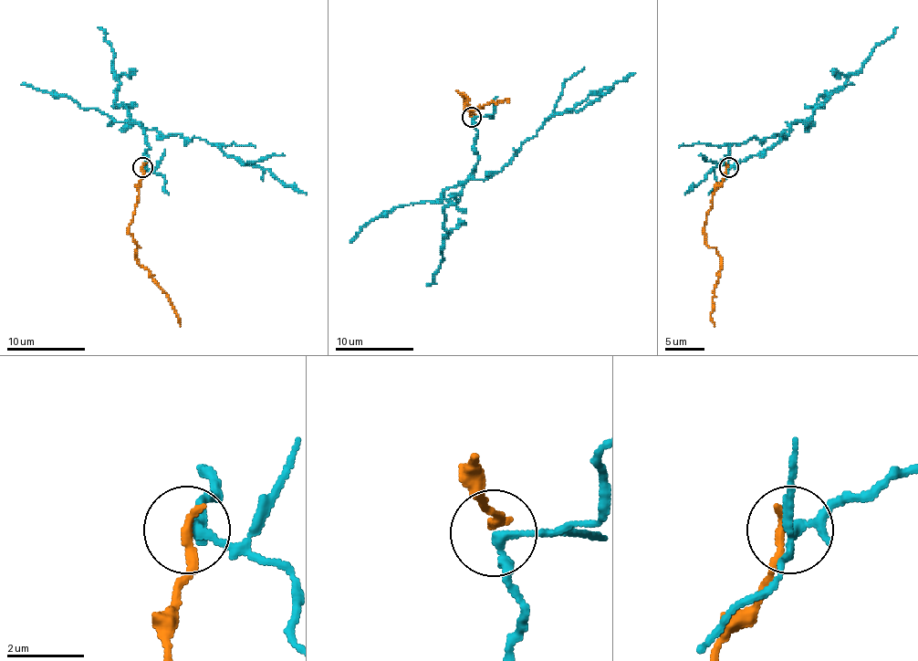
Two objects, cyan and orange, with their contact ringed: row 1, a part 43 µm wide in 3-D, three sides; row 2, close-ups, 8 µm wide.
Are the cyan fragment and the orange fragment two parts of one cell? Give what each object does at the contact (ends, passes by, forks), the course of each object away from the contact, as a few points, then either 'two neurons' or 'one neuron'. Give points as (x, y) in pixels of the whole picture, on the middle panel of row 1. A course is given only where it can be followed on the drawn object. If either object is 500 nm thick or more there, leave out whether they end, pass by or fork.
cyan forks; orange ends; course cyan (472, 116), (477, 131), (474, 177), (485, 179), (497, 173), (545, 122), (560, 112), (584, 109), (635, 73); course orange (472, 116), (465, 100), (458, 92), (468, 99), (465, 104), (470, 110), (505, 99), (509, 102); two neurons

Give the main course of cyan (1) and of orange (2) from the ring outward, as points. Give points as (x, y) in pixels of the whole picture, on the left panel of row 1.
1: (142, 167), (149, 159), (144, 130), (156, 130), (215, 143), (231, 157), (266, 169), (286, 186), (306, 194)
2: (142, 167), (129, 234), (139, 247), (140, 265), (168, 299), (180, 326)

